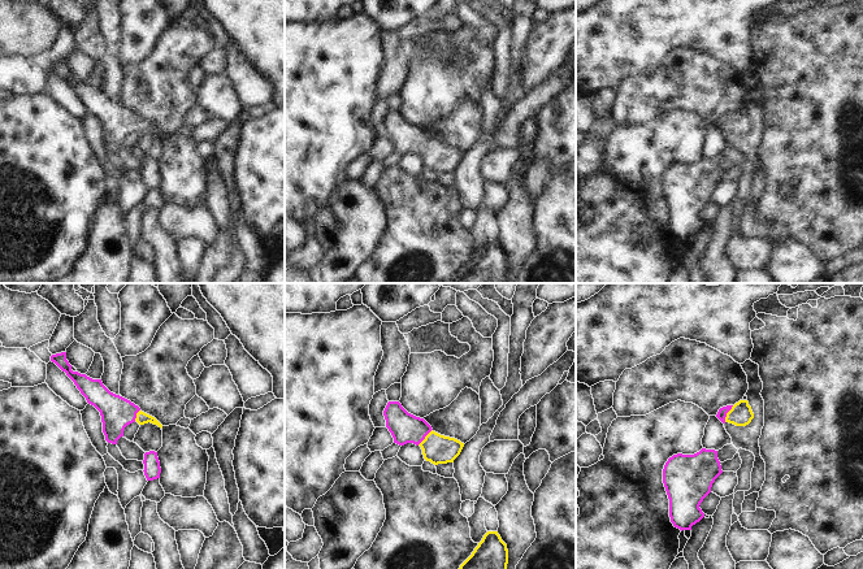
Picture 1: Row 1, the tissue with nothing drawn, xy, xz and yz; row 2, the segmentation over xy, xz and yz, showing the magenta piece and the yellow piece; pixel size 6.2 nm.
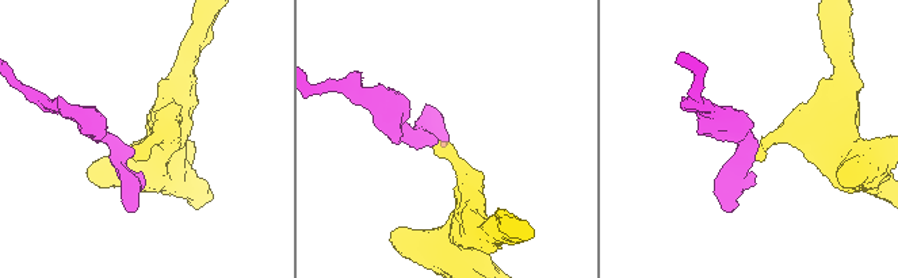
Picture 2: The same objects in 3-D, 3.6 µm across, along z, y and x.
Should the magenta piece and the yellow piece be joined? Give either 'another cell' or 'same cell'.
same cell

